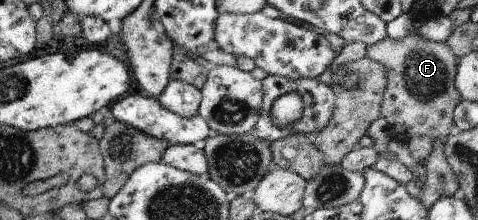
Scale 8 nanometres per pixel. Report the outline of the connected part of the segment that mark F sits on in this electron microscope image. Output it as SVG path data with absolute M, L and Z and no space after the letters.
M416 32L402 41L382 39L367 46L365 56L382 64L388 73L388 85L384 90L380 116L387 121L392 138L408 142L414 135L446 137L454 123L454 108L461 102L455 84L458 58L444 42L424 39Z

